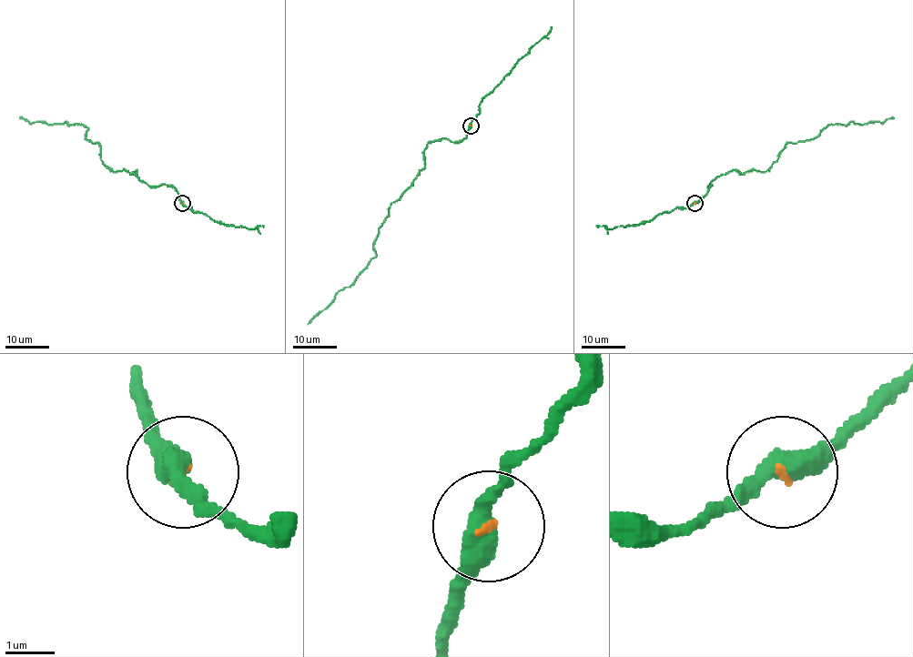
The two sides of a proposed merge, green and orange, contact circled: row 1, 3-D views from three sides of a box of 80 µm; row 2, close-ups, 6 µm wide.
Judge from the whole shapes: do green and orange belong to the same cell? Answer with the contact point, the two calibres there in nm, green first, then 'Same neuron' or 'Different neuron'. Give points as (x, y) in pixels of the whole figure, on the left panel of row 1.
Place: (182, 203). Thickness 440 nm (green) against 70 nm. Same neuron

